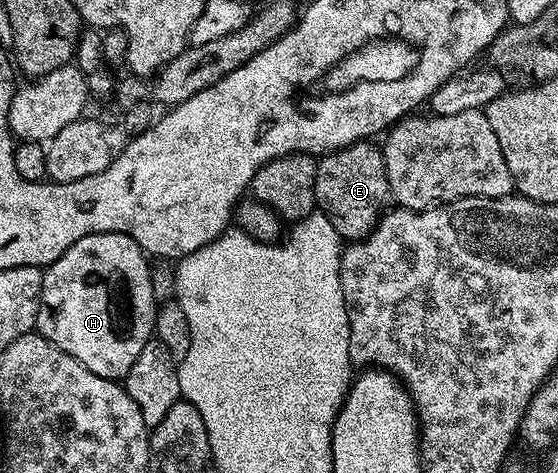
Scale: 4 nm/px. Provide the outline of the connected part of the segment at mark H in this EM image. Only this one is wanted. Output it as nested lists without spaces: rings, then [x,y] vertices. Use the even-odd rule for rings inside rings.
[[[87,234],[82,236],[54,264],[43,271],[40,289],[40,307],[36,317],[36,330],[49,338],[62,352],[74,356],[78,364],[90,368],[94,376],[123,380],[134,368],[142,348],[153,341],[156,329],[156,290],[148,279],[148,262],[140,245],[130,236],[119,234]]]

